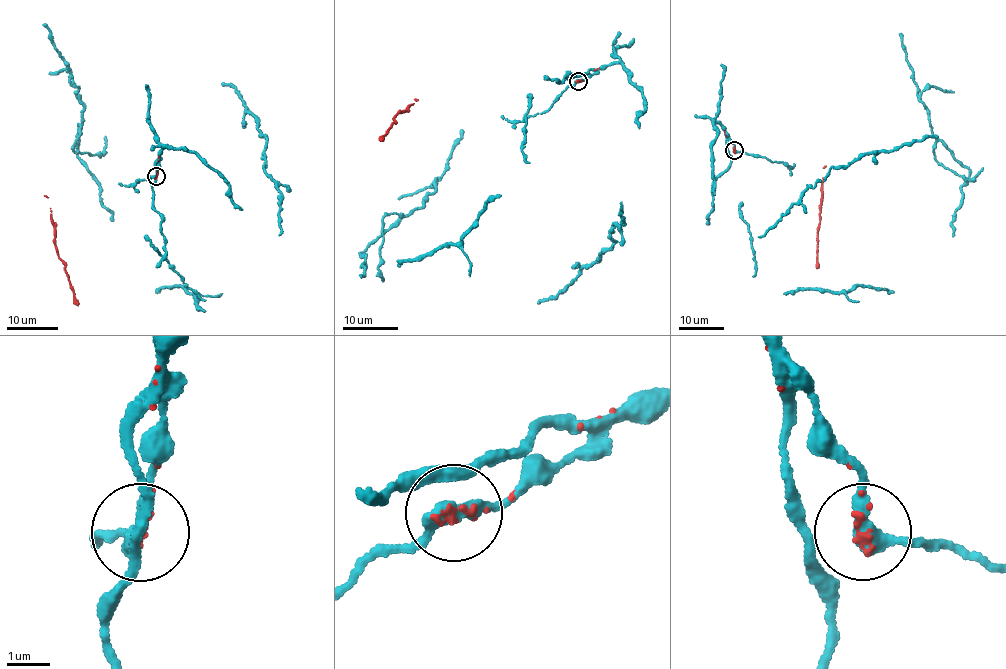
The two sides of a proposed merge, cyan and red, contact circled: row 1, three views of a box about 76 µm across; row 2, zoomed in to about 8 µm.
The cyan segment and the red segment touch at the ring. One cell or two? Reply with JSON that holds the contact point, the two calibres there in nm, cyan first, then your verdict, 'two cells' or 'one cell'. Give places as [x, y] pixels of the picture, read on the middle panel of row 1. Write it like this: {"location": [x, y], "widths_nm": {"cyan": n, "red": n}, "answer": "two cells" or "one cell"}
{"location": [578, 81], "widths_nm": {"cyan": 320, "red": 110}, "answer": "one cell"}

